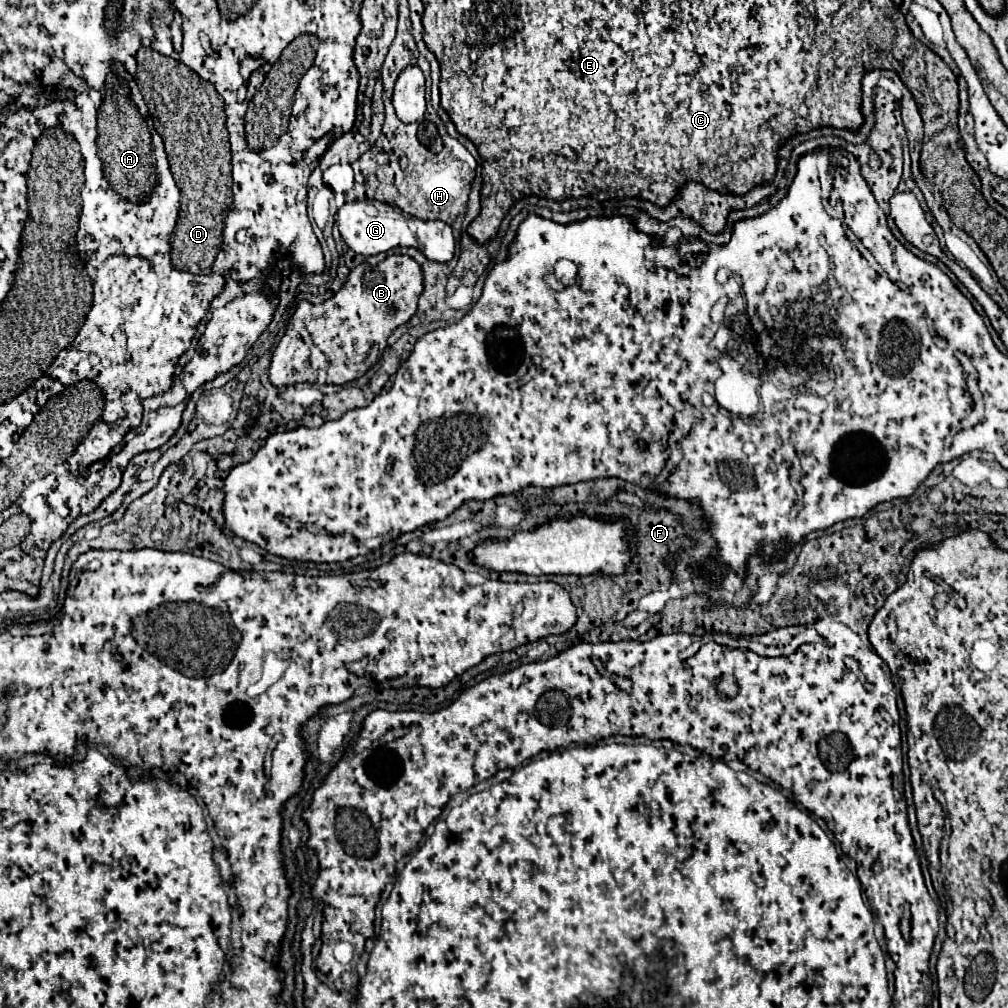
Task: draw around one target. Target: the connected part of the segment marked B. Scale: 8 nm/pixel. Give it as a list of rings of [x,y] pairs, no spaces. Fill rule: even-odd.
[[[393,254],[375,268],[367,262],[355,266],[343,288],[329,300],[321,304],[311,304],[307,300],[299,302],[285,336],[273,352],[269,382],[277,388],[299,382],[345,384],[363,376],[381,358],[391,332],[415,314],[421,292],[423,272],[411,256]],[[305,336],[325,354],[325,368],[311,368],[311,348]]]

